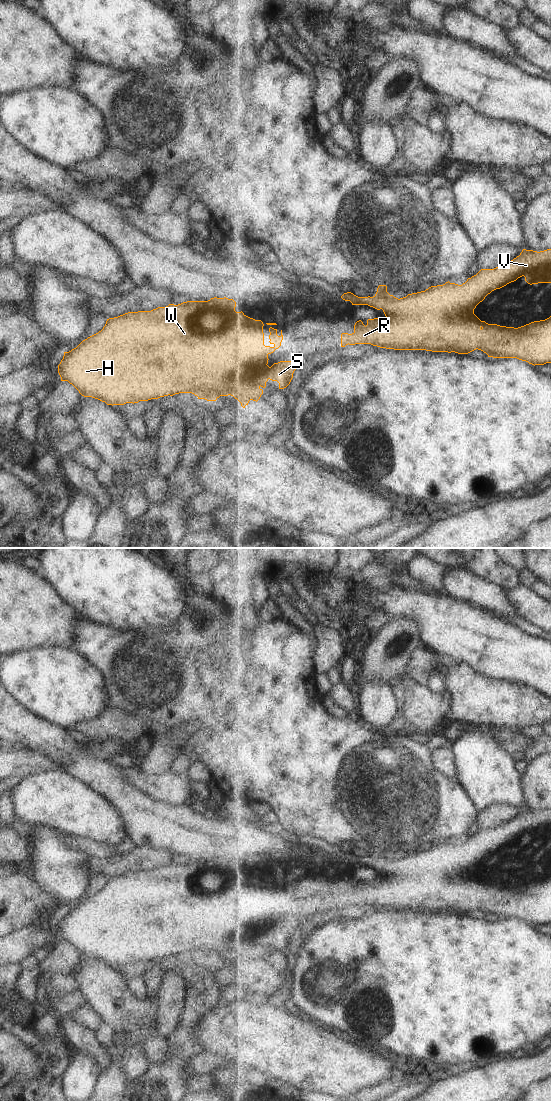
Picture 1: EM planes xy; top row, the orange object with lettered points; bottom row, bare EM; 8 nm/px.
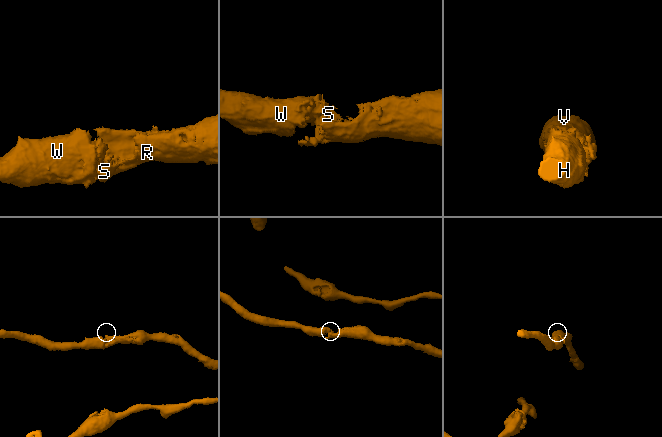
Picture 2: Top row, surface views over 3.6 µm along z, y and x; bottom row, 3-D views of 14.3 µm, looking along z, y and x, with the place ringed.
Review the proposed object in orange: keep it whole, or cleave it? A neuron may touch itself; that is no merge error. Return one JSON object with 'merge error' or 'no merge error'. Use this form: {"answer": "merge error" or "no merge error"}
{"answer": "no merge error"}

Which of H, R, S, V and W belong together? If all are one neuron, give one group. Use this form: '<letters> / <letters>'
H R S V W

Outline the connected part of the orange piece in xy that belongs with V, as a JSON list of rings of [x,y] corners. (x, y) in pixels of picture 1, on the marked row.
[[[523,249],[519,256],[514,258],[508,263],[505,263],[501,265],[500,267],[496,267],[494,269],[481,269],[476,275],[472,276],[471,278],[468,278],[465,283],[462,285],[458,285],[455,283],[450,283],[449,281],[446,282],[443,285],[437,285],[437,286],[431,286],[425,291],[417,292],[408,294],[406,297],[403,298],[396,298],[393,295],[390,295],[387,292],[387,286],[386,285],[379,285],[377,288],[377,292],[373,297],[358,297],[354,295],[351,292],[344,293],[341,298],[345,301],[350,301],[352,305],[368,305],[370,307],[373,307],[377,310],[382,309],[386,318],[383,320],[383,323],[381,324],[379,321],[379,318],[374,319],[368,319],[367,325],[365,326],[361,320],[357,321],[354,325],[354,332],[352,334],[348,333],[342,333],[341,334],[341,347],[345,347],[346,345],[355,345],[355,344],[371,344],[373,346],[377,346],[380,348],[386,348],[386,349],[394,349],[394,350],[426,350],[426,351],[432,351],[432,352],[455,352],[458,354],[468,354],[476,349],[483,351],[488,355],[488,357],[493,358],[517,358],[522,361],[526,361],[529,364],[532,365],[544,365],[546,363],[551,363],[551,316],[545,320],[540,321],[534,321],[529,324],[526,324],[524,326],[514,328],[514,327],[506,327],[506,326],[500,326],[497,324],[488,324],[485,321],[481,321],[475,314],[474,309],[476,306],[482,302],[485,297],[490,294],[492,291],[496,289],[500,289],[507,284],[516,281],[518,278],[524,276],[525,281],[532,285],[532,284],[538,284],[538,283],[551,283],[551,249],[547,249],[544,251],[533,251],[533,250],[526,250]]]

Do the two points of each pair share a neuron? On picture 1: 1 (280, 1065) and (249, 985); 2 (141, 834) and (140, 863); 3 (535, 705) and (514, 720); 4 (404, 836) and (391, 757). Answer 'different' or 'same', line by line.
1: different
2: different
3: same
4: same

